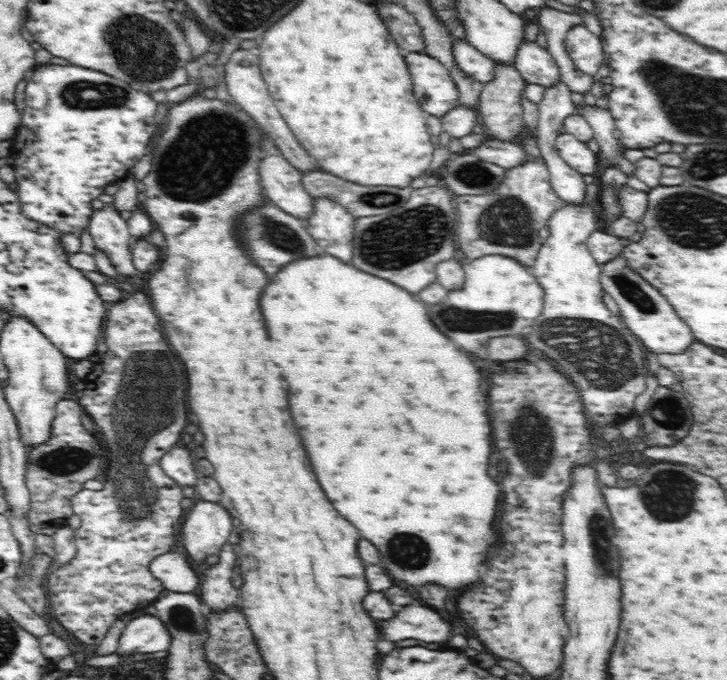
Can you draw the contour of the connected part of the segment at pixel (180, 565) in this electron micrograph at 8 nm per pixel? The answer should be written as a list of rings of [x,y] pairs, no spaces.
[[[167,552],[156,556],[151,562],[149,570],[156,577],[164,589],[172,592],[191,593],[198,588],[200,578],[194,572],[192,564],[180,552]]]

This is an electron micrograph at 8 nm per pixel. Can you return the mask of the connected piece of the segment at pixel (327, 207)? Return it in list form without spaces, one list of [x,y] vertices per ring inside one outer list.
[[[329,198],[314,199],[314,212],[306,218],[305,227],[318,242],[320,250],[351,264],[353,259],[353,230],[355,216],[345,206]]]

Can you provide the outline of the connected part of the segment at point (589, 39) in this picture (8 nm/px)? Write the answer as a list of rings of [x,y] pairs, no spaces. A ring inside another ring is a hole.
[[[581,24],[568,30],[564,46],[576,68],[590,76],[605,62],[601,39]]]

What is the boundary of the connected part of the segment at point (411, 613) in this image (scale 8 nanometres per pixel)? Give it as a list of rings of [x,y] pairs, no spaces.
[[[406,606],[396,612],[396,618],[378,622],[386,640],[422,640],[422,642],[446,642],[450,636],[450,624],[442,616],[426,606]]]

